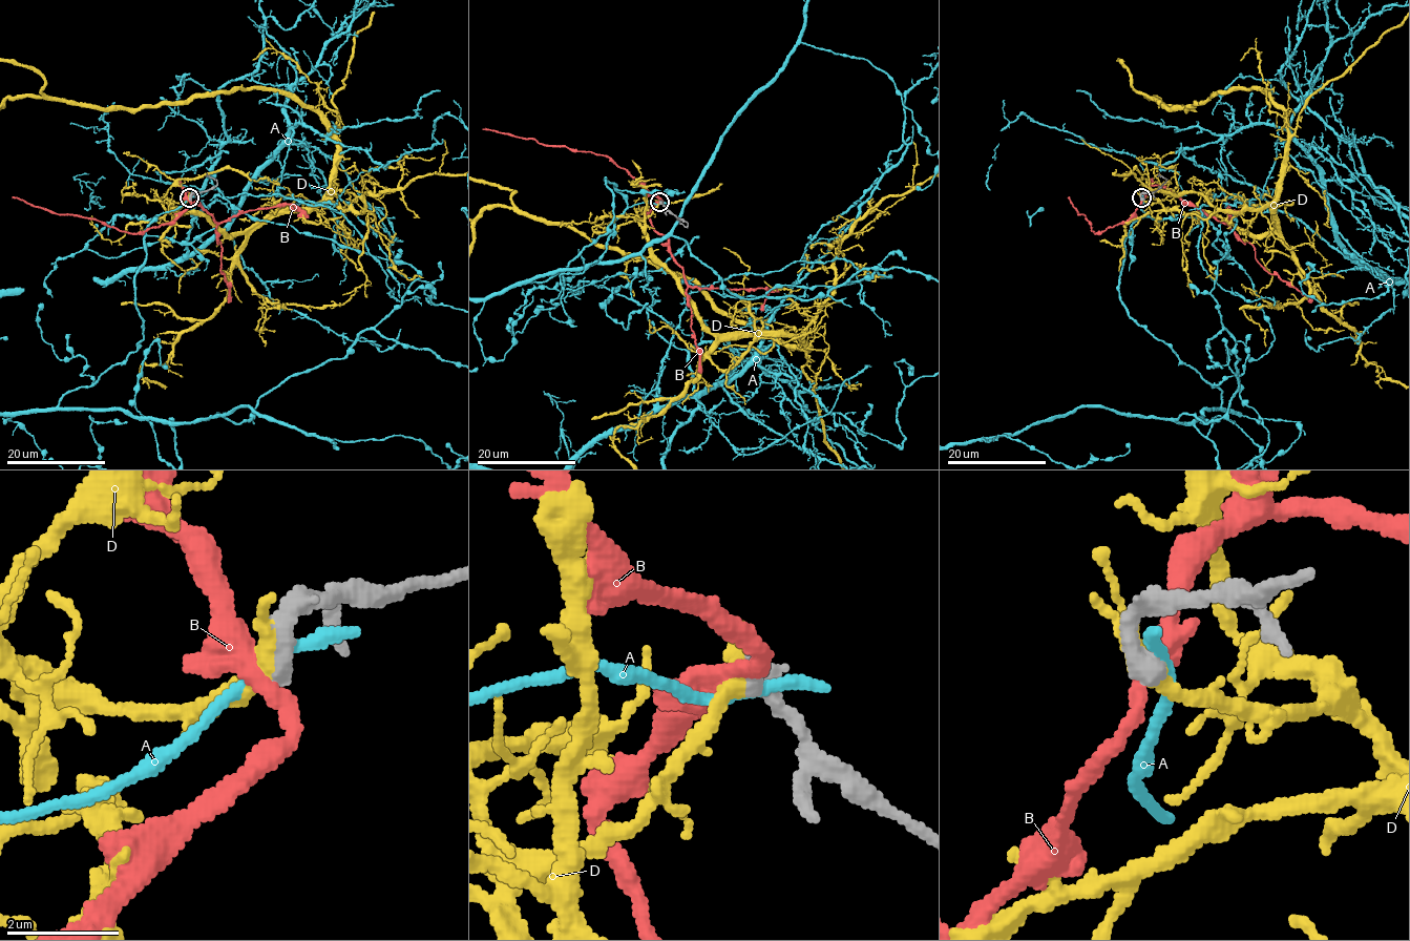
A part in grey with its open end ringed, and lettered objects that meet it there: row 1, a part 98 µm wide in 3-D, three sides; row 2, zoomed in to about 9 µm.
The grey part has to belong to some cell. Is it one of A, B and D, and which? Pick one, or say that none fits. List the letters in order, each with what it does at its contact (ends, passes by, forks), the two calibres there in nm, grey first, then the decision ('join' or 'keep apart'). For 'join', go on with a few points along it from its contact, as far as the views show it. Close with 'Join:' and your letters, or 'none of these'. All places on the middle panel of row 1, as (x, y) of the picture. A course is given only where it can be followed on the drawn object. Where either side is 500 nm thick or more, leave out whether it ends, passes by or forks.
A: it passes by; 440 nm thick on the grey side, 190 nm on the other; keep apart
B: it passes by; 420 nm thick on the grey side, 340 nm on the other; keep apart
D: it passes by; 460 nm thick on the grey side, 320 nm on the other; join
Join: D

